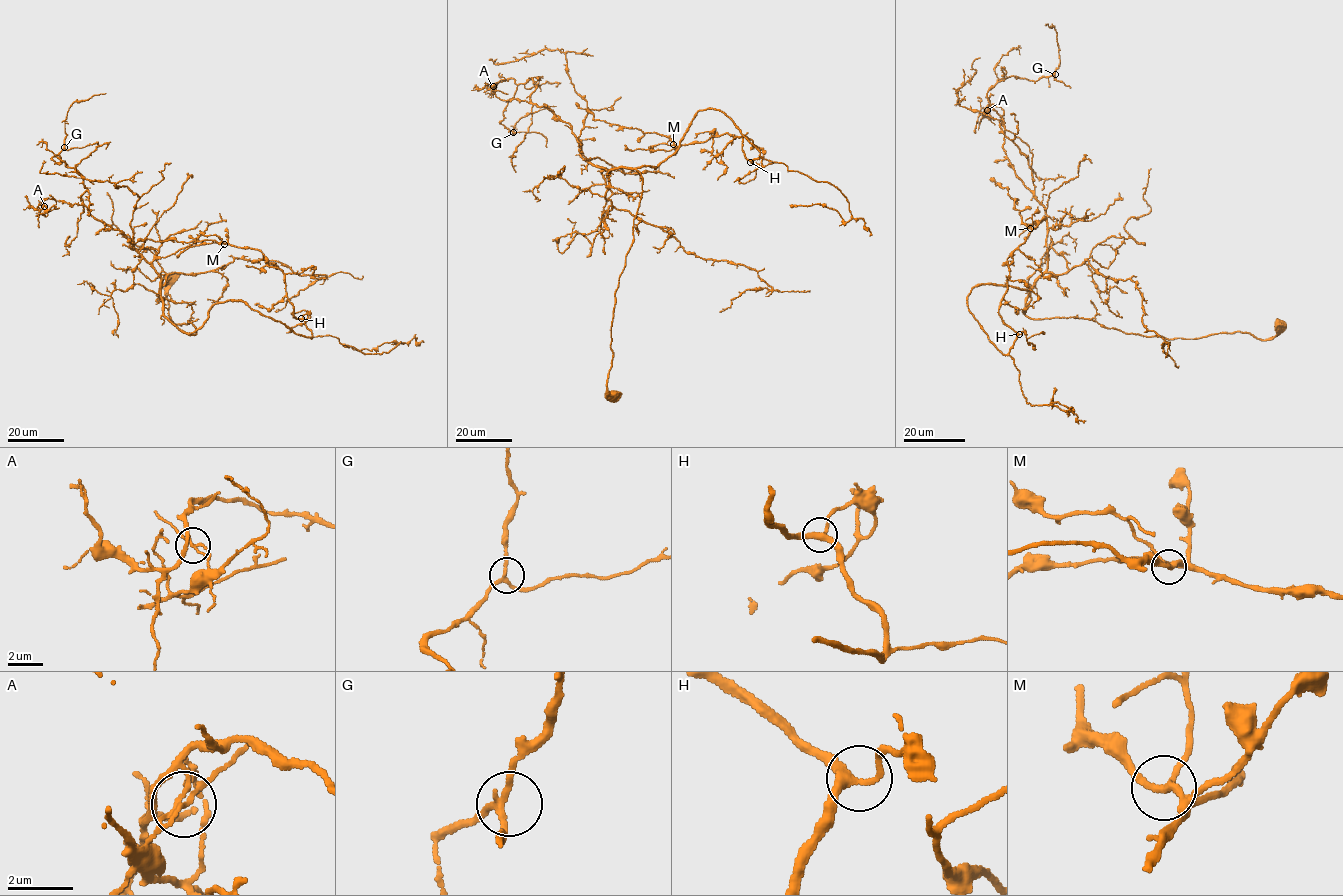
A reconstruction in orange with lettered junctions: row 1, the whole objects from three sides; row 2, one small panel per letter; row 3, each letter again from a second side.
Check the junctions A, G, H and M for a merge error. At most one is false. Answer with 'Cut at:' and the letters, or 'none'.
Cut at: A

